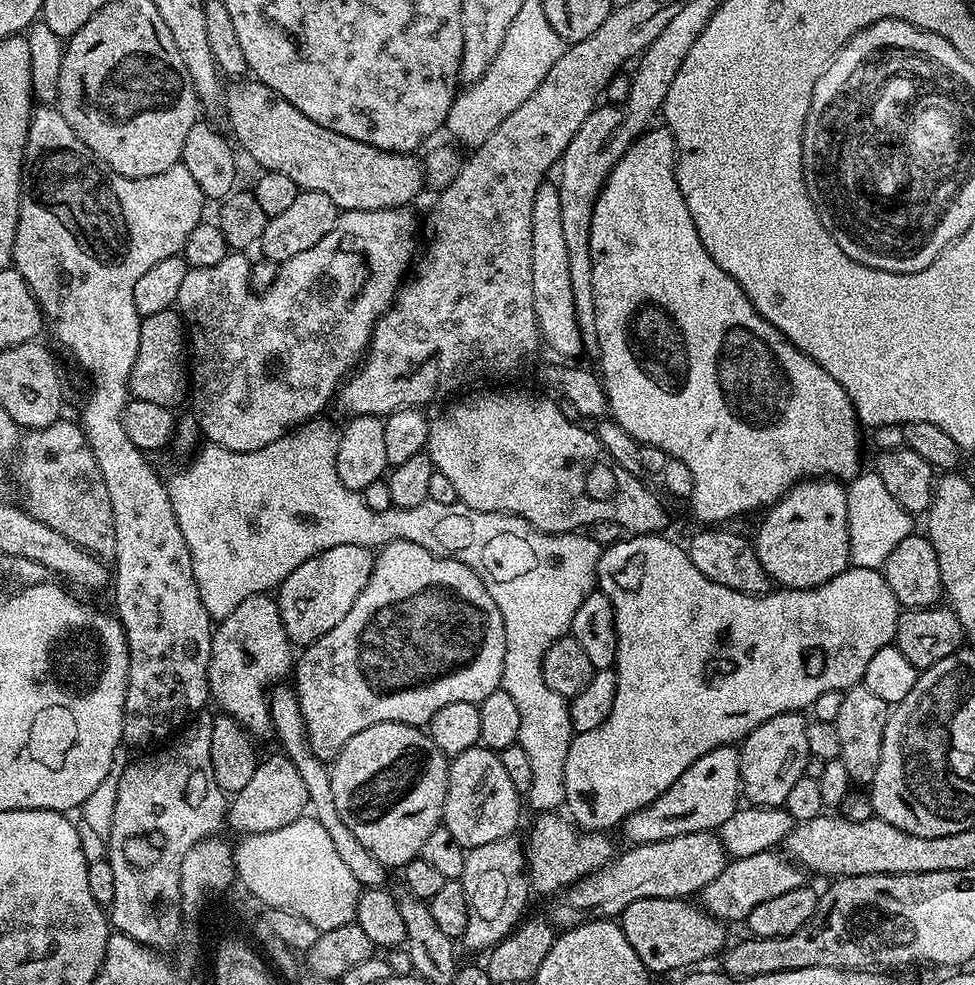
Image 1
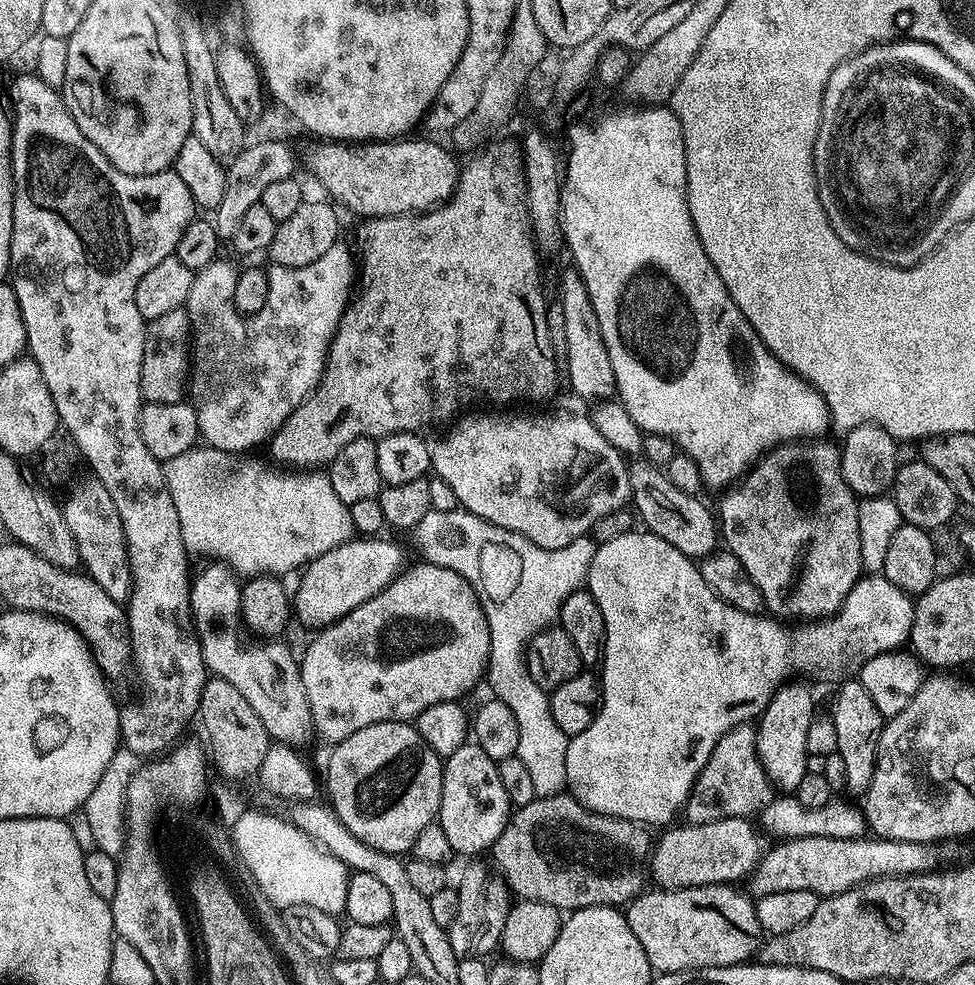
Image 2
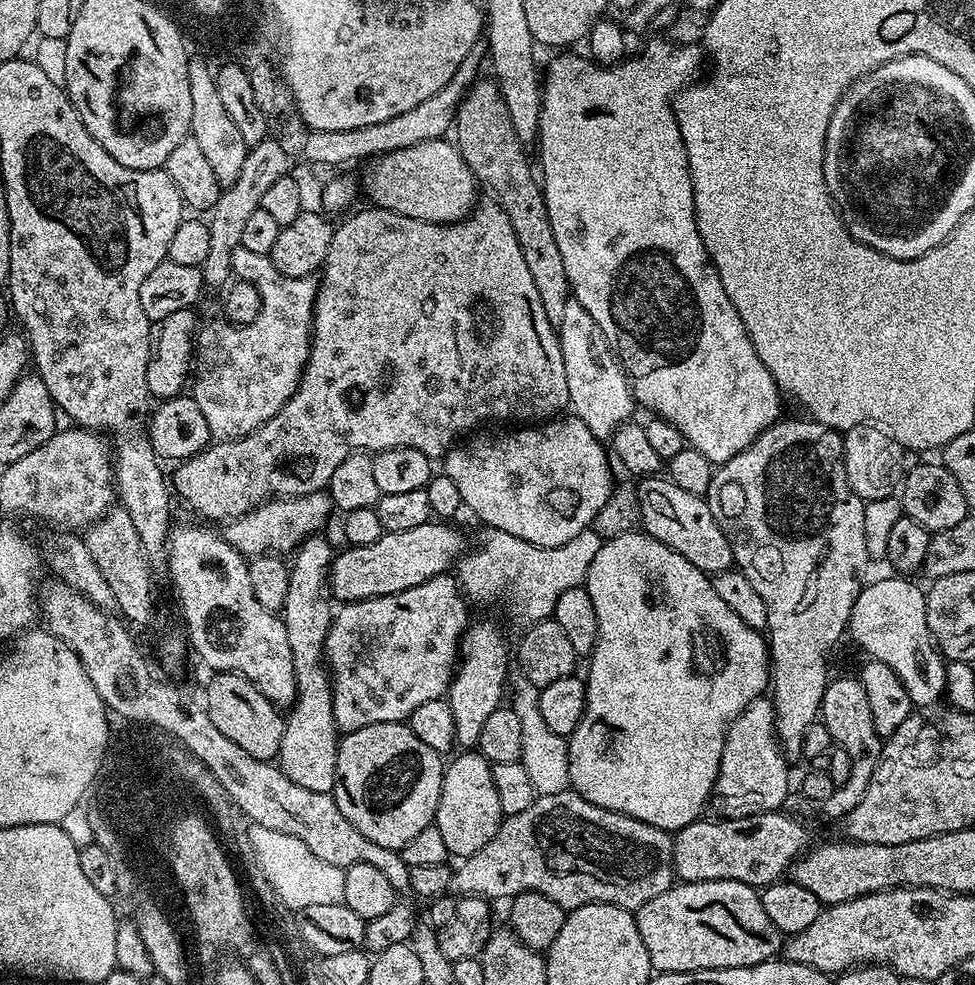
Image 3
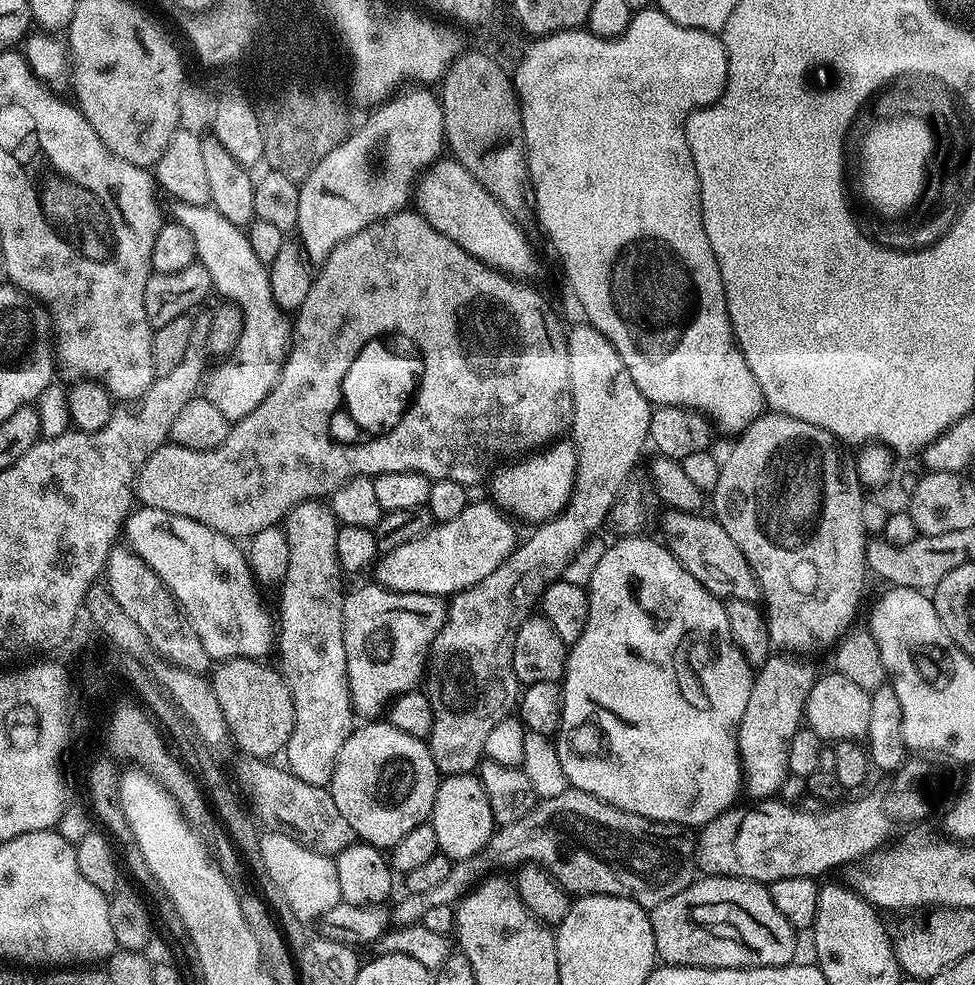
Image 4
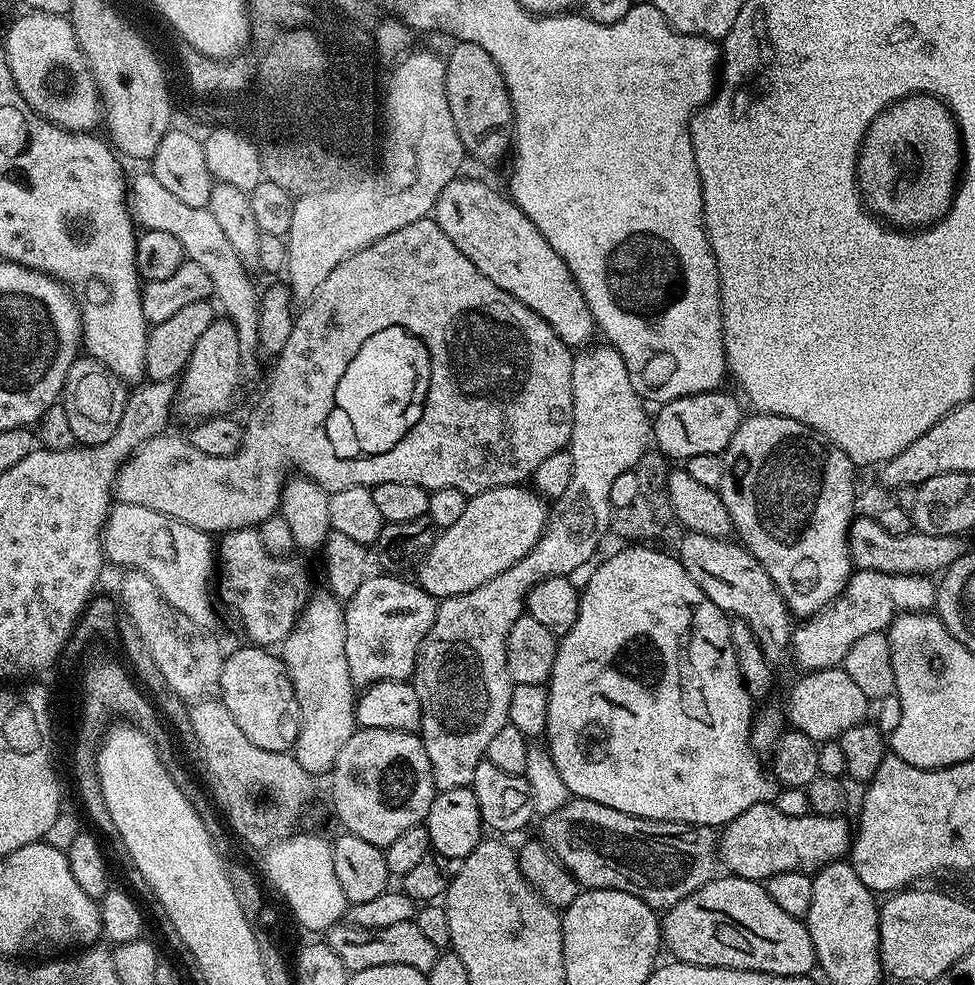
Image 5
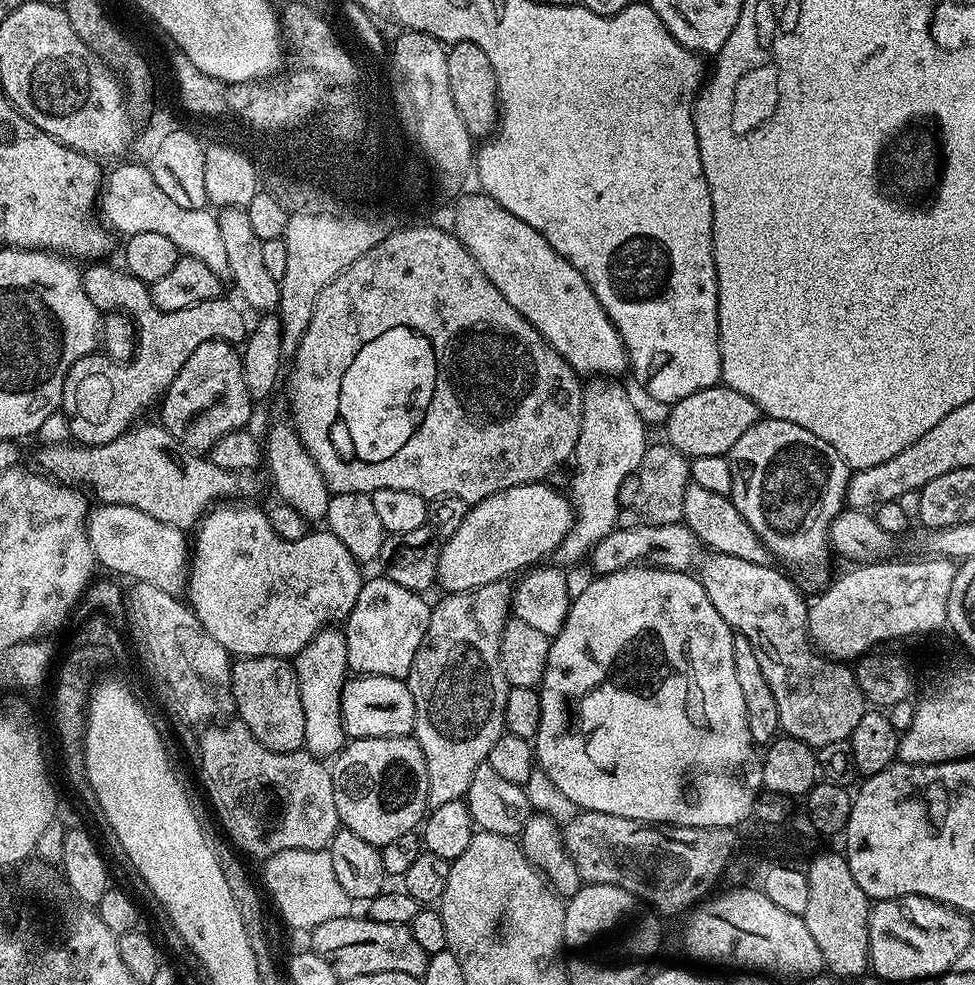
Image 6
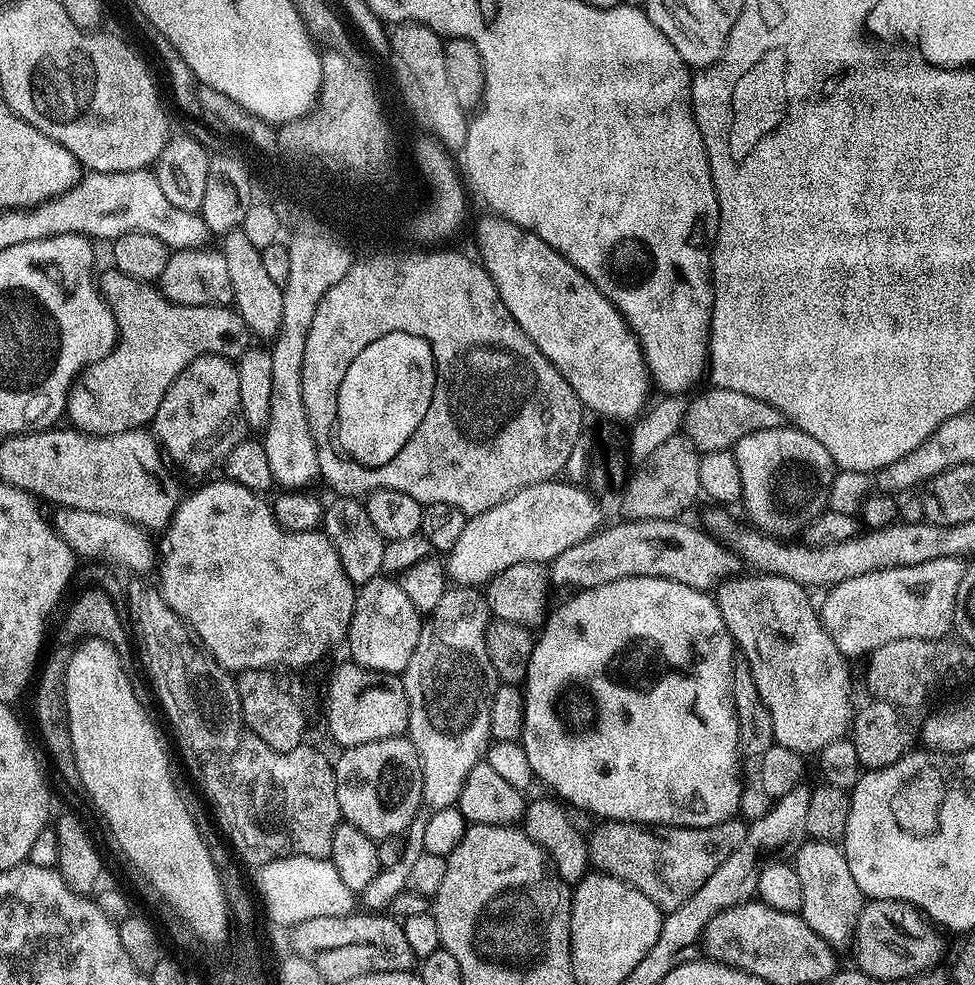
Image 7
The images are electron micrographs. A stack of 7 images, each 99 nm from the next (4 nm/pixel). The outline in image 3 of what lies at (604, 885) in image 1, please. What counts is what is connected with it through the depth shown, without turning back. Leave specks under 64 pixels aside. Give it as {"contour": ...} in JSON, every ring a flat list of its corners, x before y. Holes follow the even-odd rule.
{"contour":[[783,811,759,812,737,820,701,818,675,833,672,866,684,882,737,880,760,890,776,883,791,869,794,861,809,847,808,832]]}

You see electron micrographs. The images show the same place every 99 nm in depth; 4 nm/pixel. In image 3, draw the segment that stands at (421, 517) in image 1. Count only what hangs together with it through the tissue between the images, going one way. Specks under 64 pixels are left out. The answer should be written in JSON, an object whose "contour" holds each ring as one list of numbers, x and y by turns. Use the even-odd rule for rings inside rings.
{"contour":[[327,491,273,498,267,504,261,504,259,508,231,521,225,527,228,529,223,529,222,535,245,558,265,554,292,554,305,540,325,531,323,528,327,526,331,512,334,512,334,505],[497,528,485,533,473,552,465,551,461,555,458,583,473,601,497,600,504,604,505,610,520,626,531,626,539,620,549,619,555,613,558,598,562,598,566,590,579,588,587,581,588,567,590,562,594,562,594,554,598,554,602,543,599,534,591,530,553,548,539,548],[516,674,511,677,510,706,514,710,514,714,518,714,520,725,522,725,520,764,526,766,526,775,529,776,537,796,562,794,569,791,572,782,568,741,565,737,554,734,554,730,550,730,550,726,546,726,546,721,542,718,542,710,538,710,539,697,540,689,535,688,525,676]]}

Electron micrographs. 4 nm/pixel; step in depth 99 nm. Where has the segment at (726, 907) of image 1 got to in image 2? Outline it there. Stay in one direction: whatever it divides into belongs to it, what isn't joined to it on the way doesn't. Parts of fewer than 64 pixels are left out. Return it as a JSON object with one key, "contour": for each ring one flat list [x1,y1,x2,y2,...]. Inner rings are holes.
{"contour":[[802,837,773,843,773,848,763,853,759,864,752,869,753,897,779,894,782,890,810,890,821,898,842,894,867,880,881,880,884,876,917,876,937,867,932,857,931,844,863,838,835,840,826,837]]}

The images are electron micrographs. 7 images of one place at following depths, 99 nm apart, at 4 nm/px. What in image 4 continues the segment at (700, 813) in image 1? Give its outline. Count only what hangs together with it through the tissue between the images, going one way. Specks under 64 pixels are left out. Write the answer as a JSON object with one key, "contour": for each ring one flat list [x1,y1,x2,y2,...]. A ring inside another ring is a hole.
{"contour":[[773,654,767,662,755,669,750,698,736,731,742,788,756,802,775,797,779,793,776,791,783,786,784,779,789,779,788,740,794,738,796,731,802,727,805,719,804,706,818,679,806,665,799,664,796,660,799,659,786,654]]}

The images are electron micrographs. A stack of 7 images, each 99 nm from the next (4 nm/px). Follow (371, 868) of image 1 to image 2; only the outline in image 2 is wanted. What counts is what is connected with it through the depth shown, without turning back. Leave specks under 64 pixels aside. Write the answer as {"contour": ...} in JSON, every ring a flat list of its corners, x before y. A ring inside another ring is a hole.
{"contour":[[212,562,200,573,195,573,192,582,192,620,196,623,196,633,202,646,202,658,204,665,208,667,213,677,230,682,250,702,254,714,262,726,266,726,269,737,275,743,286,744,289,748,304,750,311,740,314,740,316,727,310,714,310,702,306,702,306,686,302,686,302,674,300,673,300,661,284,642,260,642,257,648,247,648,240,641,239,632,242,632,242,621,240,619,240,589,241,581,231,569,219,562]]}

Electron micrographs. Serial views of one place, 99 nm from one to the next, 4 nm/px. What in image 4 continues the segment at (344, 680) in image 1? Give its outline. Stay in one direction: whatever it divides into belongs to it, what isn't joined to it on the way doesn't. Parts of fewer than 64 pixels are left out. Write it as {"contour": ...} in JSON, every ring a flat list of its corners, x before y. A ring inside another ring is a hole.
{"contour":[[375,582,364,584,347,593,344,598,344,645,346,646,346,674,352,695,352,711,360,718,376,718,396,697,413,691,425,679,432,643,442,630,446,604,439,596,417,592,392,592]]}

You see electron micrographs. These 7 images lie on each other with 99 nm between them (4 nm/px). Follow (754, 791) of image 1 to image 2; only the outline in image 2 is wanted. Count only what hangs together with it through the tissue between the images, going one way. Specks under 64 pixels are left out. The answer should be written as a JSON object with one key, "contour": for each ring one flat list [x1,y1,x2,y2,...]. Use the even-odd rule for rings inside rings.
{"contour":[[789,682,779,688,770,698,766,710,758,717,756,729,756,757,760,759,762,770,768,776,769,785,776,784,781,793,795,793,798,782,808,771,806,770,806,734,810,722,817,716,818,708,812,701,812,692,804,682]]}

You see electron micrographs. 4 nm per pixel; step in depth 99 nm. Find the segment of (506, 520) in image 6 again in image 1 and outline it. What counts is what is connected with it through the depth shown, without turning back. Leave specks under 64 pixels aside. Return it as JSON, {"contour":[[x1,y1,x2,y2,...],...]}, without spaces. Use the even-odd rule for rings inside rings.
{"contour":[[357,544,334,546,302,562,298,570,291,572,281,582,275,601,280,607,282,626,293,645,307,646,314,643,322,638,322,634,334,630,334,626,338,626,342,618,346,618,350,606,354,606,354,598,362,594,370,578,373,559,374,552,371,548]]}

